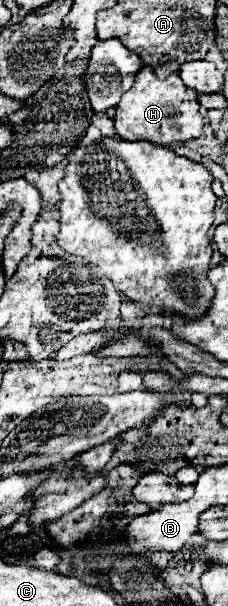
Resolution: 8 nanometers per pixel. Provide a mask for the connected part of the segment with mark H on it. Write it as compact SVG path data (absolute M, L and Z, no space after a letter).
M142 67L136 73L132 89L124 93L124 99L116 105L114 117L116 131L126 141L152 141L160 145L178 145L194 139L202 133L204 117L200 115L200 103L196 91L180 83L180 75L172 73L166 79L158 79L152 67Z

